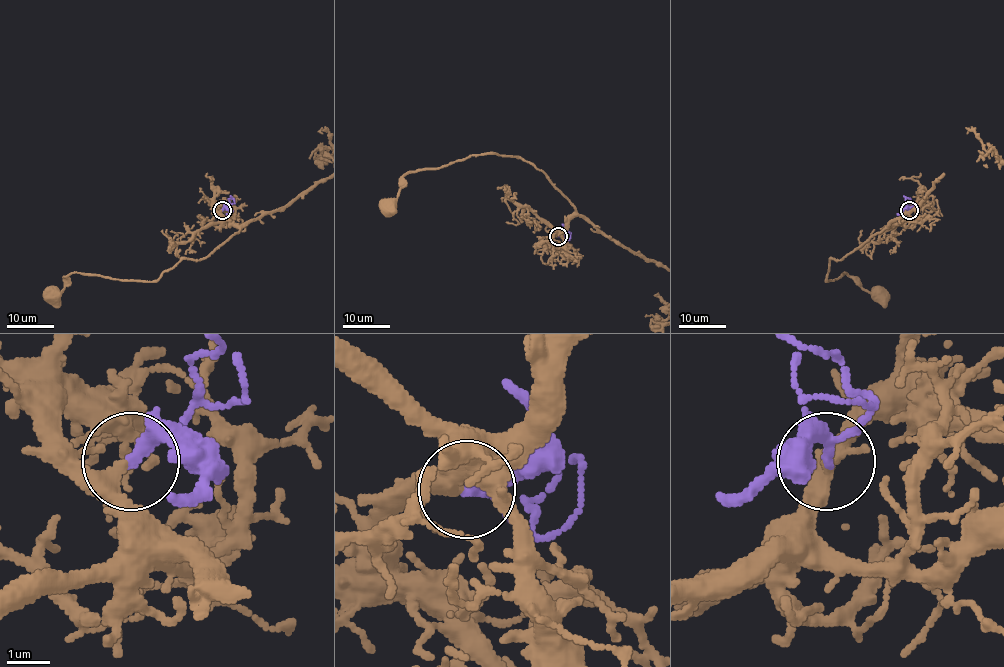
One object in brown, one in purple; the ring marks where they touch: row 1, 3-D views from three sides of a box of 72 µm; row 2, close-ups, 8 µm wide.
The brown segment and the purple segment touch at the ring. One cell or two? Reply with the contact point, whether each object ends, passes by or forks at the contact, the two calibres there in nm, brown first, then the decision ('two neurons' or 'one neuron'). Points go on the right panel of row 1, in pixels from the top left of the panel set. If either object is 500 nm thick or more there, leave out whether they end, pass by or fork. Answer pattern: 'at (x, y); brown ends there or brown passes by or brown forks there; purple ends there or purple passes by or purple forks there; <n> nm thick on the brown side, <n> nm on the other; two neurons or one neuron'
at (909, 210); brown passes by; purple passes by; 280 nm thick on the brown side, 220 nm on the other; one neuron

